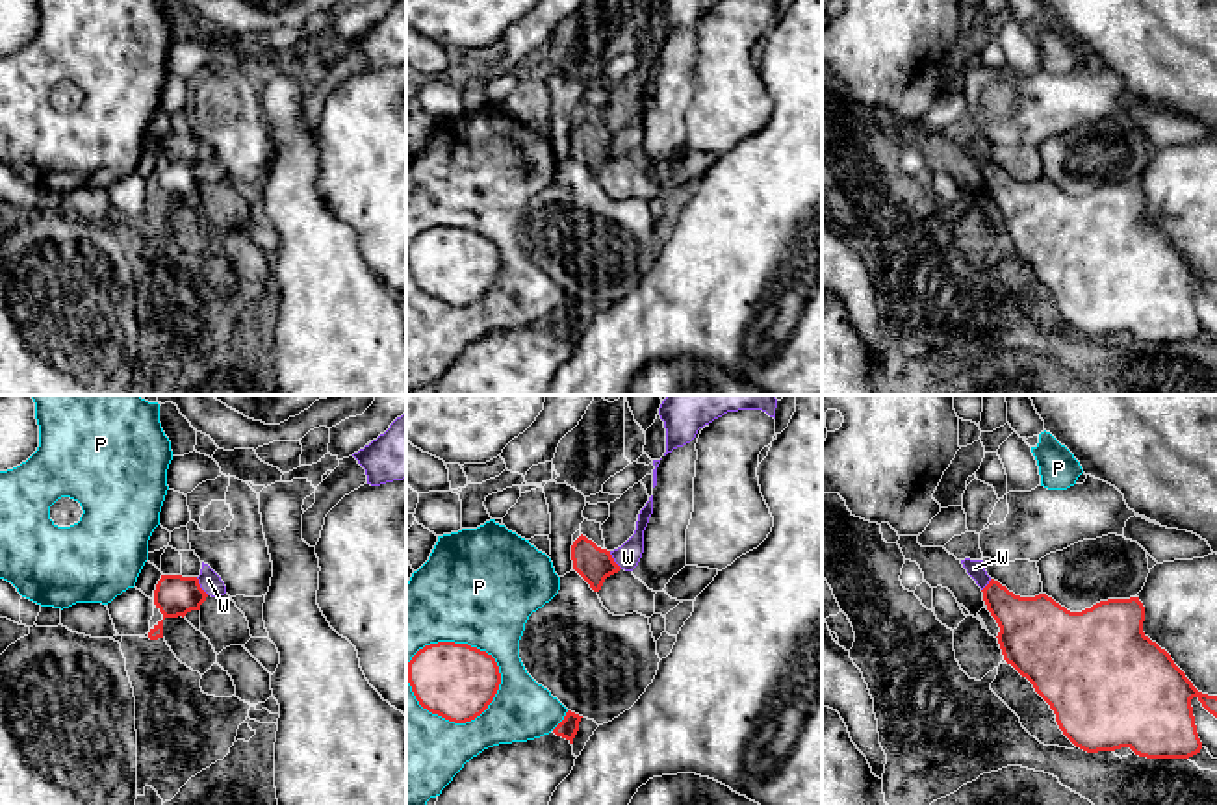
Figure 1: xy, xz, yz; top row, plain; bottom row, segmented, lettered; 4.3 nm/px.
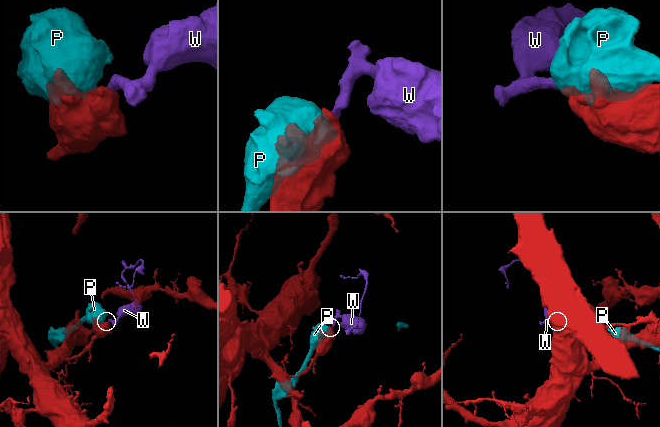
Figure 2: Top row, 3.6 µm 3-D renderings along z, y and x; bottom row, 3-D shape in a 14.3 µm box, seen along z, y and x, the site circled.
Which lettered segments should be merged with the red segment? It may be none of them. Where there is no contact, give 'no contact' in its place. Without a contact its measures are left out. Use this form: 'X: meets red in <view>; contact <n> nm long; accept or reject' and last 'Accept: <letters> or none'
P: meets red in xz; contact 420 nm long; reject
W: meets red in xy; contact 100 nm long; accept
Accept: W

